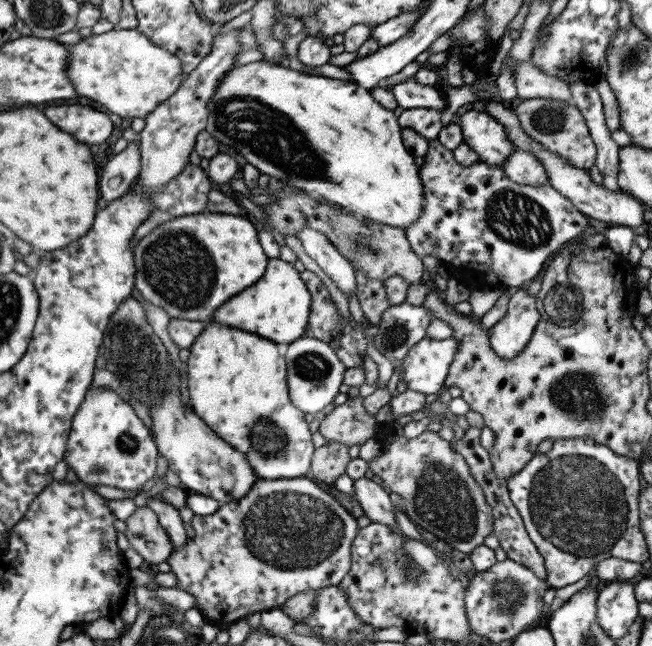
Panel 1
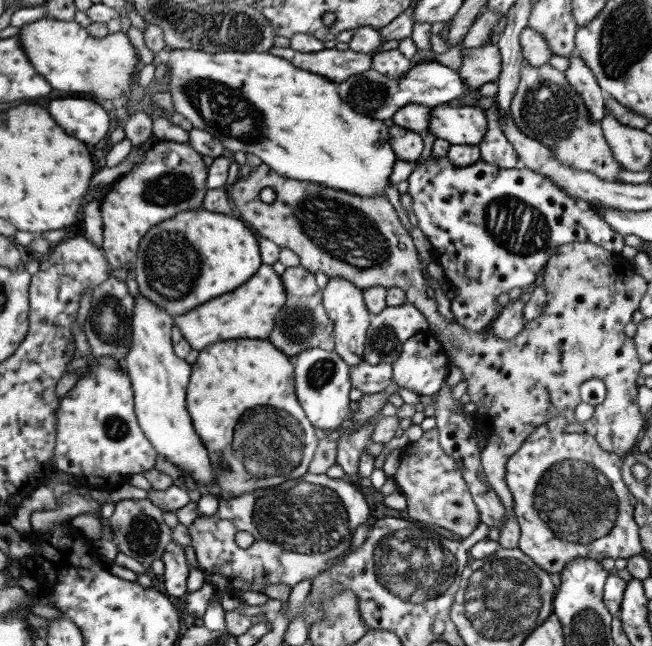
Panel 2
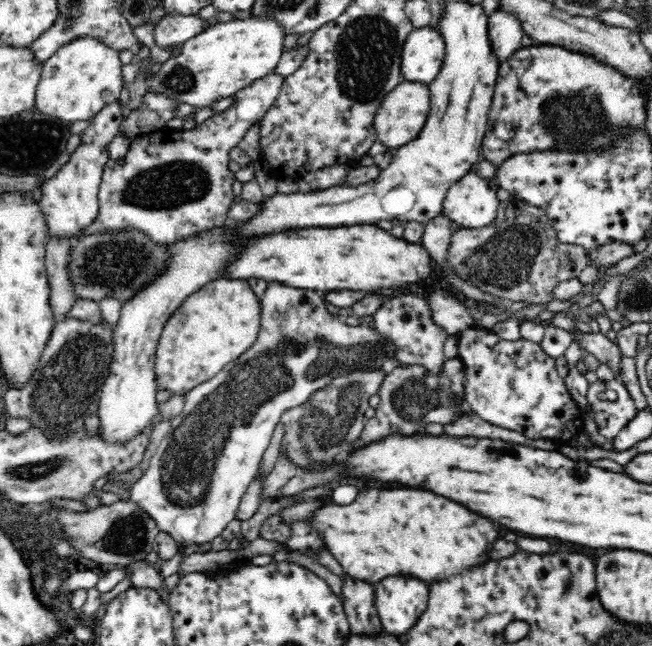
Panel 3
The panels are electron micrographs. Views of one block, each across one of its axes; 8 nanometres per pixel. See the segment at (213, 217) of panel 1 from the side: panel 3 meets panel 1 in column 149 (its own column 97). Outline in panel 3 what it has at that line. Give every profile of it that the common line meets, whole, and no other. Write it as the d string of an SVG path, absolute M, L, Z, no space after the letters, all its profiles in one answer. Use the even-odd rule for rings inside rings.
M140 229L103 230L79 239L72 238L70 245L66 272L74 298L75 300L93 300L97 303L103 298L114 298L124 303L132 300L136 294L140 294L152 282L158 280L158 276L164 272L166 264L173 256L170 246L159 244Z

